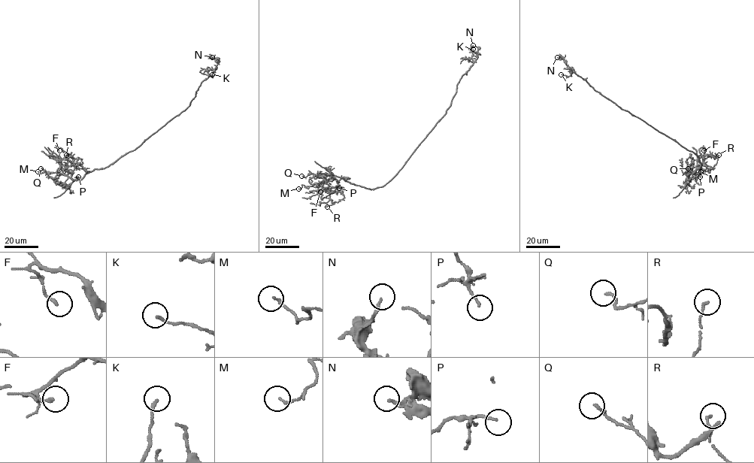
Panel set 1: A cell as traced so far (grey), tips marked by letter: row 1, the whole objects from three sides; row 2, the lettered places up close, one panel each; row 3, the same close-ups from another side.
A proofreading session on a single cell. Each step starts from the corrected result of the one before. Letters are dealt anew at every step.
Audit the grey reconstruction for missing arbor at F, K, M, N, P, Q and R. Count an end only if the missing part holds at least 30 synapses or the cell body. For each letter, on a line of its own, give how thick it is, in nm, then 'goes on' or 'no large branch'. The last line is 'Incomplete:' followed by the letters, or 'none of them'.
F: 160 nm | no large branch
K: 160 nm | no large branch
M: 110 nm | no large branch
N: 110 nm | no large branch
P: 110 nm | no large branch
Q: 120 nm | no large branch
R: 130 nm | no large branch
Incomplete: none of them

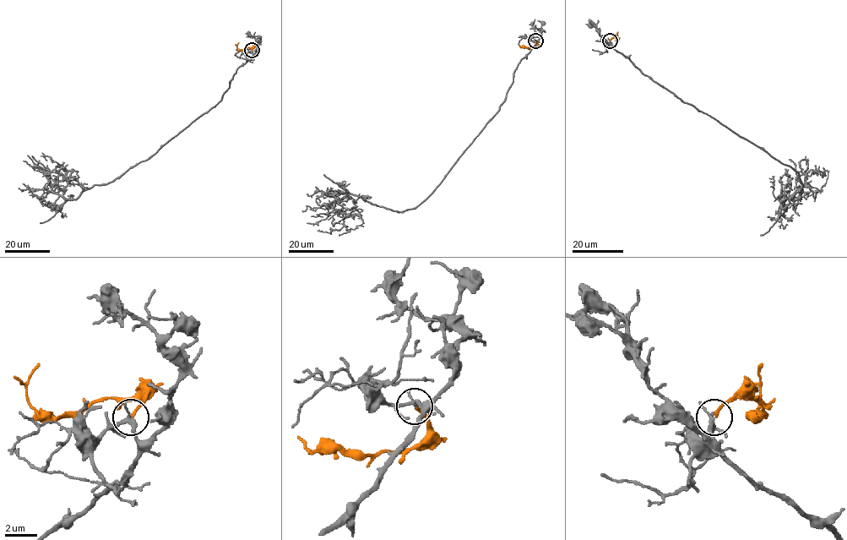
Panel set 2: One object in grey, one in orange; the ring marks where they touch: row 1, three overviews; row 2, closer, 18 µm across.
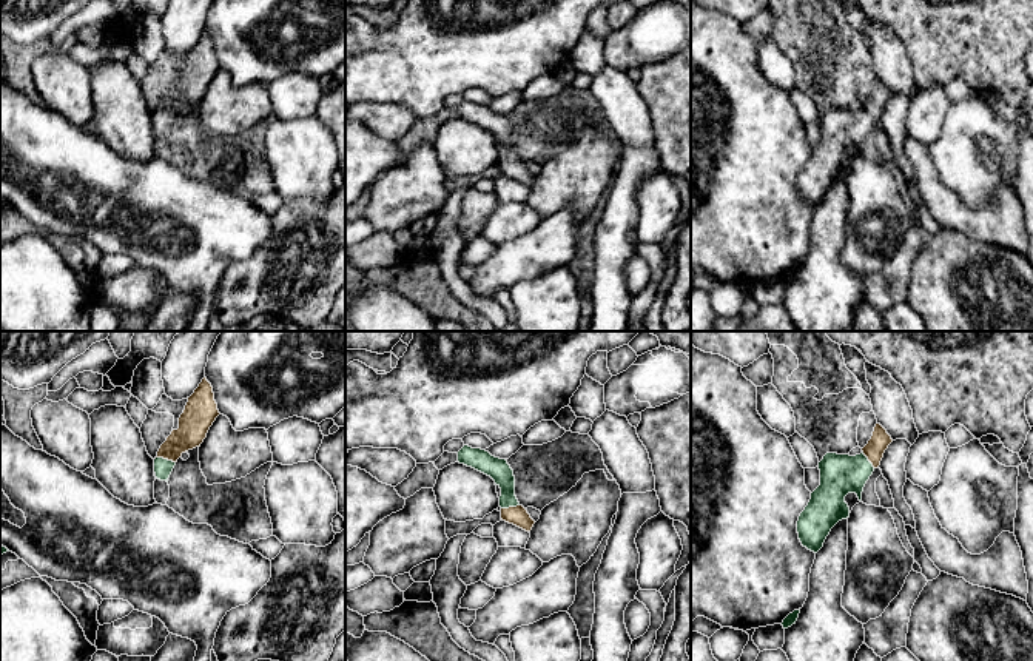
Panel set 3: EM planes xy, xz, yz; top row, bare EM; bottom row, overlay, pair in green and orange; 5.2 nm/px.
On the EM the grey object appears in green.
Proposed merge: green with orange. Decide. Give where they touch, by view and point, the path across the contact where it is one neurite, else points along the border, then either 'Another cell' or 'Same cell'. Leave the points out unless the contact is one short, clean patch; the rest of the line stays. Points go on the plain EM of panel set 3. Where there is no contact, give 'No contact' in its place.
Touches green at xy (165, 114). Path across: xy (162, 122), (165, 114), (193, 83), (195, 77). Same cell

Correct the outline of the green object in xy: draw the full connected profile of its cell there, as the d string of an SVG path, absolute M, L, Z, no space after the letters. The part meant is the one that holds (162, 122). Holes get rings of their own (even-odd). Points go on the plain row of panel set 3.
M204 32L188 52L185 65L179 72L179 83L171 86L157 106L154 114L154 128L157 134L168 137L177 114L185 106L200 102L219 69L213 42L207 32Z

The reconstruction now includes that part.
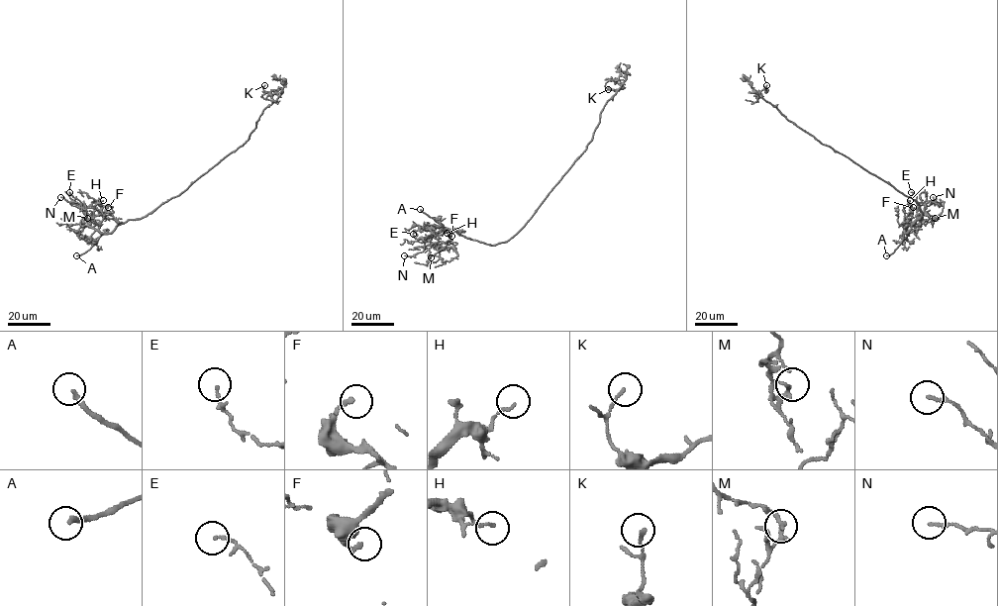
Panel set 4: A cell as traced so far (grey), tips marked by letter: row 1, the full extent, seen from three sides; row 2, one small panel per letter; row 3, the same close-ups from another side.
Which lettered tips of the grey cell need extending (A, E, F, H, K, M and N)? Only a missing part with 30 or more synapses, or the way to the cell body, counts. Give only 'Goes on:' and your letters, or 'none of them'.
Goes on: A

